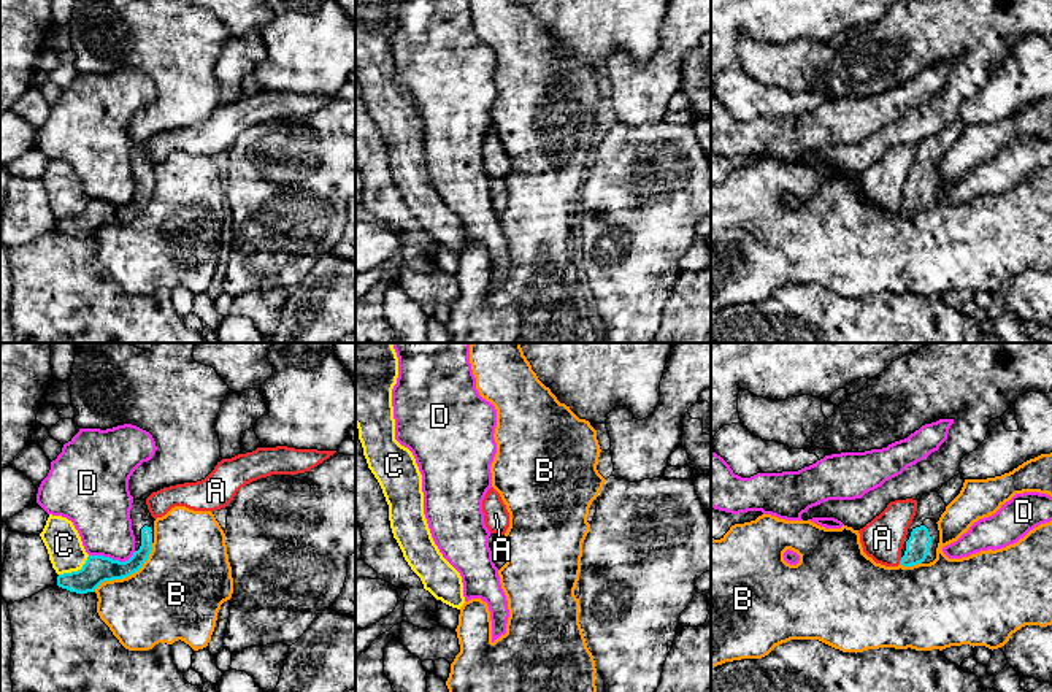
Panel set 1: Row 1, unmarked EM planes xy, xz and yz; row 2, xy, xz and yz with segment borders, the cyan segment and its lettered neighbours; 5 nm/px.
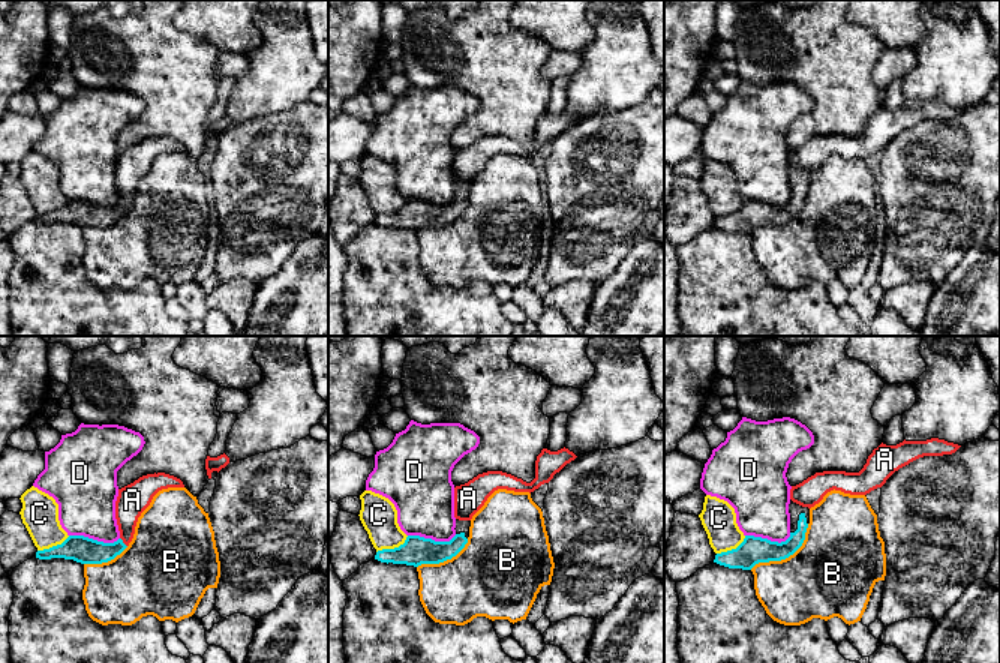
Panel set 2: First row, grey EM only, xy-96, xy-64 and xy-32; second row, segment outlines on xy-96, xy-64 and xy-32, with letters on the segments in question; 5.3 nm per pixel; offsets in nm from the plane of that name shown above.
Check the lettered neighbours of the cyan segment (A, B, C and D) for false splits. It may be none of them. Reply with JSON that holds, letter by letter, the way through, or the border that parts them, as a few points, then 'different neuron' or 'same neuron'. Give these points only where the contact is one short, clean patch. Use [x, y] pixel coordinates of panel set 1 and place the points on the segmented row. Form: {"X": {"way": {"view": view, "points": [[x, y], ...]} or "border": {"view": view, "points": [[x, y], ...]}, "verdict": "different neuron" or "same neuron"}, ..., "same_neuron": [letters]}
{"A": {"verdict": "different neuron"}, "B": {"verdict": "different neuron"}, "C": {"verdict": "different neuron"}, "D": {"verdict": "different neuron"}, "same_neuron": []}

